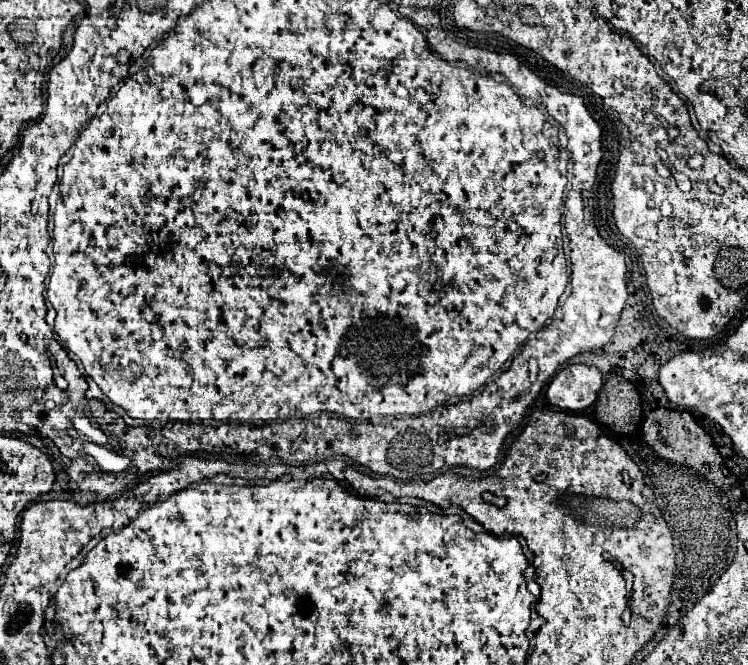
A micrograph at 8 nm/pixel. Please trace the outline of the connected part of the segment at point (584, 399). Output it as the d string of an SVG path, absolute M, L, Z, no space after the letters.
M592 365L564 367L548 385L546 397L564 411L582 411L598 399L606 377Z

